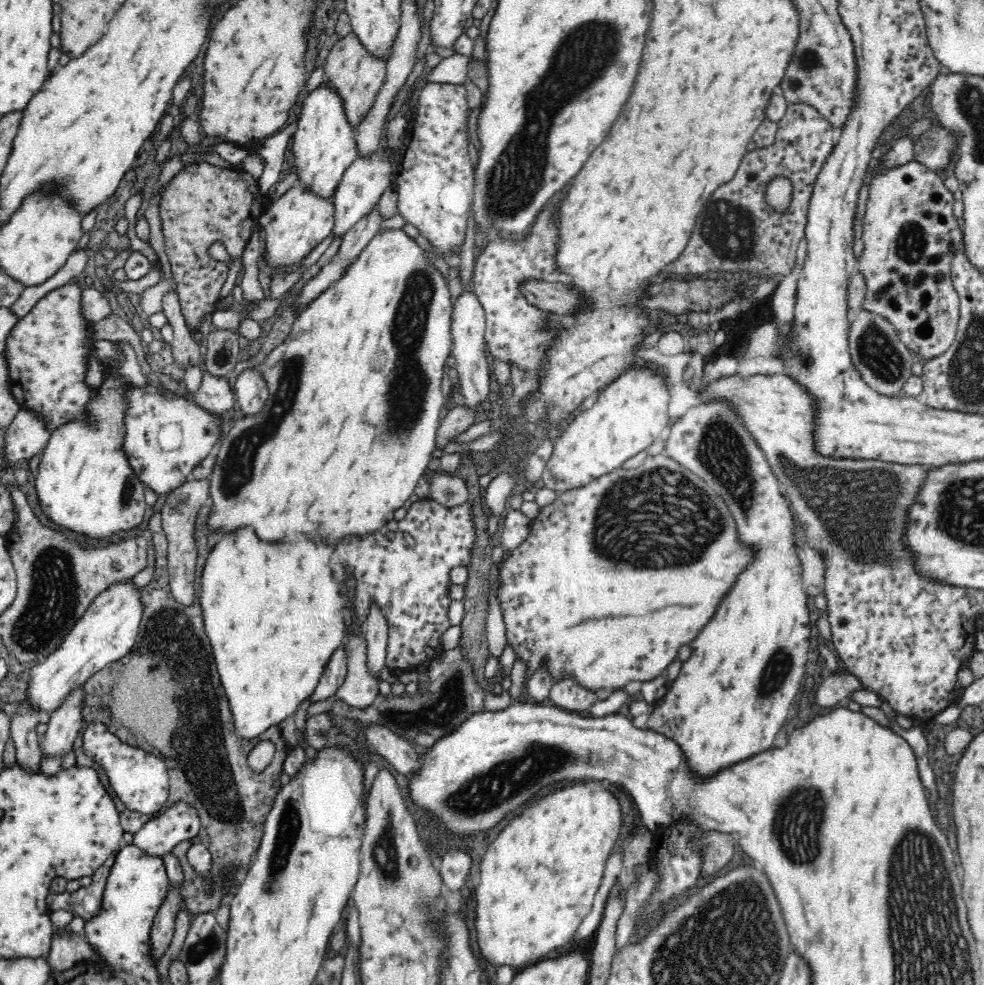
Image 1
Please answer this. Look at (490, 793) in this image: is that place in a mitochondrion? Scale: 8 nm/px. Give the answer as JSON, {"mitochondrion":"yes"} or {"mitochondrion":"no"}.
{"mitochondrion":"yes"}

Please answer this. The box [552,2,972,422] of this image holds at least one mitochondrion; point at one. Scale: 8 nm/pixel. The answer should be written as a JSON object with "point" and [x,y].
{"point":[730,229]}

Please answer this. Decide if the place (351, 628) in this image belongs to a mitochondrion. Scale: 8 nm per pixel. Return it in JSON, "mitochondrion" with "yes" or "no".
{"mitochondrion":"no"}

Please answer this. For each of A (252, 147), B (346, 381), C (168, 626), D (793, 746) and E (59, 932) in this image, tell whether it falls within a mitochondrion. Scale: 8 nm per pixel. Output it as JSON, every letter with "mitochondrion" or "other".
{"A":"other","B":"other","C":"mitochondrion","D":"other","E":"other"}

